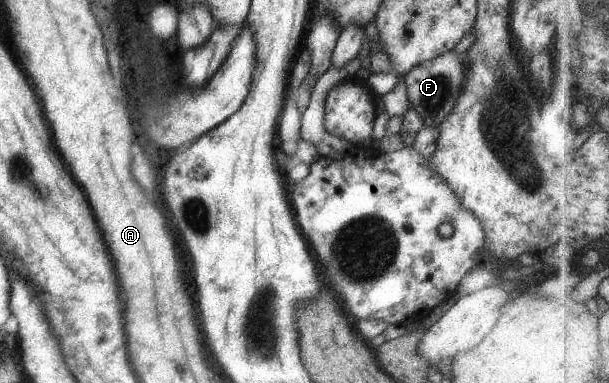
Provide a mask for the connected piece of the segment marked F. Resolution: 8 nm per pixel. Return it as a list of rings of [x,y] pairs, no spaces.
[[[446,51],[437,57],[414,65],[403,78],[406,87],[408,107],[420,116],[424,126],[436,127],[446,118],[456,102],[461,89],[463,70],[467,67],[465,53],[461,55]]]

